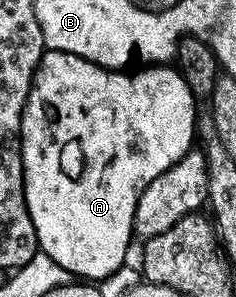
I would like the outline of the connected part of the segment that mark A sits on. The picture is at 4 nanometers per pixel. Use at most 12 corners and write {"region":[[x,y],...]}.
{"region":[[46,50],[22,113],[41,253],[101,280],[192,149],[173,65]]}

